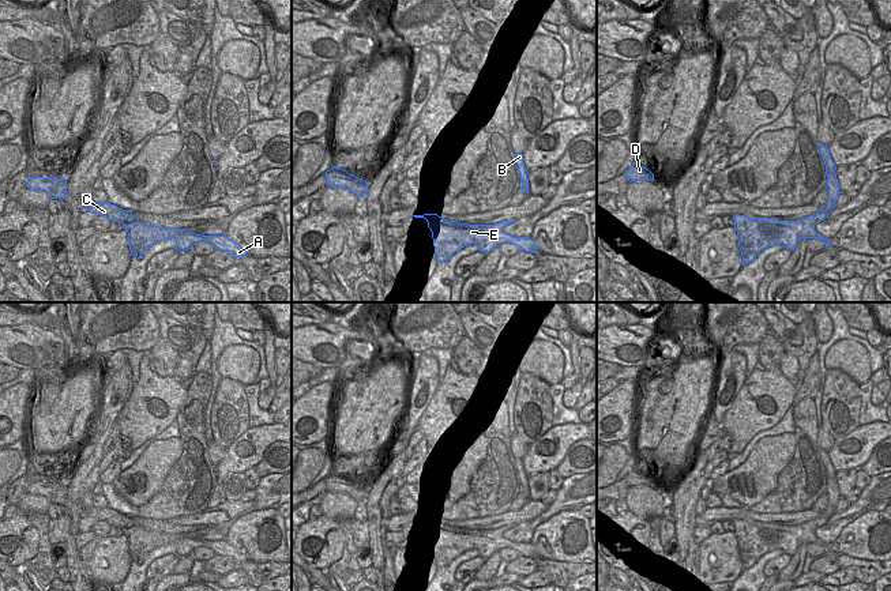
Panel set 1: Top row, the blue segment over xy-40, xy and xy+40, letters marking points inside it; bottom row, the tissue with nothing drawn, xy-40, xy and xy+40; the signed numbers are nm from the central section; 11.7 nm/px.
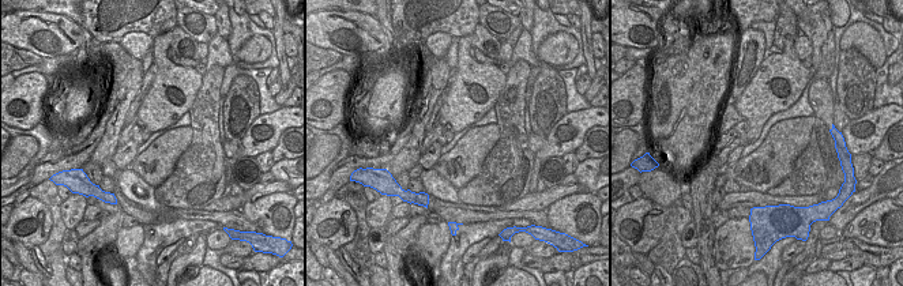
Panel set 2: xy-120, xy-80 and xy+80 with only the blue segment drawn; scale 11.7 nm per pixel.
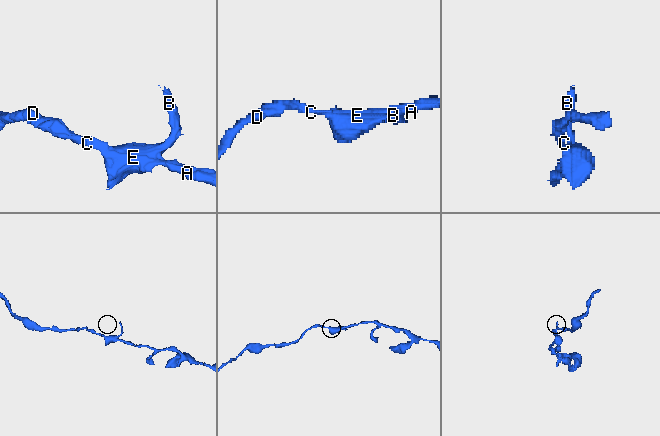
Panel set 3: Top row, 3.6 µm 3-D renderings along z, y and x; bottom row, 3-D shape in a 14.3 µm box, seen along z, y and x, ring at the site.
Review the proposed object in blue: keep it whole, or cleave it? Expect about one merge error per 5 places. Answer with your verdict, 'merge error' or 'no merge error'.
no merge error

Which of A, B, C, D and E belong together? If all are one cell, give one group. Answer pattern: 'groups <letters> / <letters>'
groups A B C D E

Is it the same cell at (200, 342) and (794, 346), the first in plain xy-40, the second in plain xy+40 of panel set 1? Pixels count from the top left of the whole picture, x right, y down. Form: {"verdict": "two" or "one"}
{"verdict": "two"}

